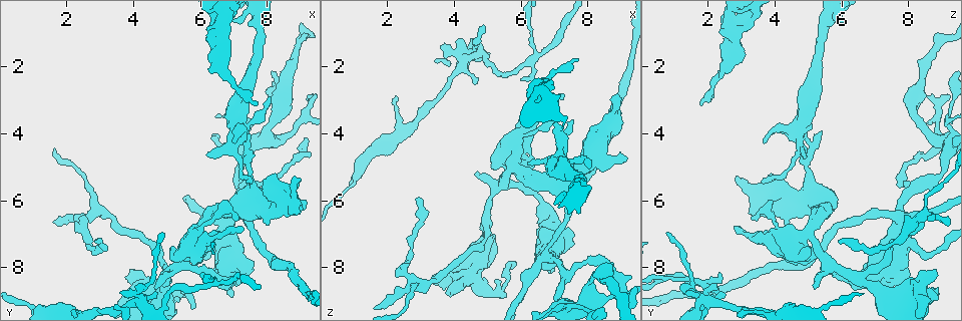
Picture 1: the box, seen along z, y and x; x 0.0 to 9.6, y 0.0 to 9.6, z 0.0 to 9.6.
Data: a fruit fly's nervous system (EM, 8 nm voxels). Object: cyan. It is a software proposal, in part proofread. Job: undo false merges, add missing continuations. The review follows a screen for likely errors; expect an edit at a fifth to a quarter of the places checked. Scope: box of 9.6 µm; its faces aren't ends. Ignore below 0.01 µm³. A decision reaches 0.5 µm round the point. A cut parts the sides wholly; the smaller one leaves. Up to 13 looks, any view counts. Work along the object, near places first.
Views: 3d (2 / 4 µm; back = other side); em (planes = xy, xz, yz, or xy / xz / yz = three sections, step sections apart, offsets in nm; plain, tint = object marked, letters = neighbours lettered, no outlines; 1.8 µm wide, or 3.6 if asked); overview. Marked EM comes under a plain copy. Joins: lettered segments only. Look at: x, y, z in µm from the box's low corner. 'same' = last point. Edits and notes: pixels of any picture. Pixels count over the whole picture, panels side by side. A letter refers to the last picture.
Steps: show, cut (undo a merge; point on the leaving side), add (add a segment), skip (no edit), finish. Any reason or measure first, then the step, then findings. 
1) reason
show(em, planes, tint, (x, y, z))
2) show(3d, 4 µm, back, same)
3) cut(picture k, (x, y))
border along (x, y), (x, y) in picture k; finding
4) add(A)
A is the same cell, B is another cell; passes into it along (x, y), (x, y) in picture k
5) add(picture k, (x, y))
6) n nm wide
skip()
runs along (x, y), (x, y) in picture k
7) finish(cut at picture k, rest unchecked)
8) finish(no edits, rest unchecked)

looks like a crossing
show(3d, 4 µm, (5.50, 7.95, 5.50))

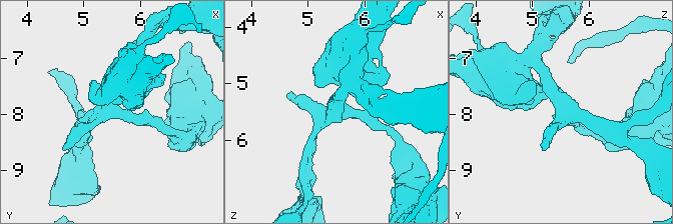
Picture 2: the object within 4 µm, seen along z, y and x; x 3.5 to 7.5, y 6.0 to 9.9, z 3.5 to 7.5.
4 arms; shape alone is not enough
show(em, yz, step 8, tint, (5.55, 7.95, 5.55))

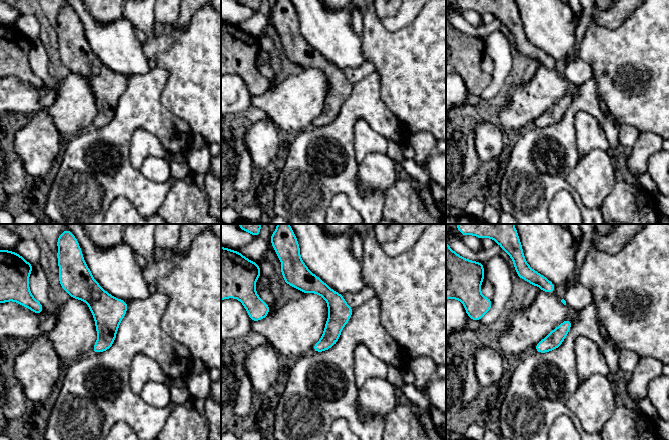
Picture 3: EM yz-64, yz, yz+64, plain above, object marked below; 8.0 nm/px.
show(em, planes, letters, same)

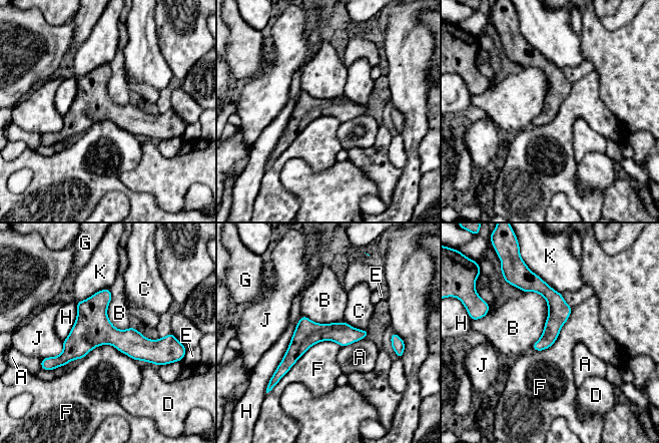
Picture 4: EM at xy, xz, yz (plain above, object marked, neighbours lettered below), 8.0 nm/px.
skip()
A, B, C, D, E, F, G, H, J and K are other cells; runs along (164, 340), (84, 338), (50, 360) in picture 4; continuous, no second neuron

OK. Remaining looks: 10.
show(em, planes, letters, (6.35, 8.50, 1.80))

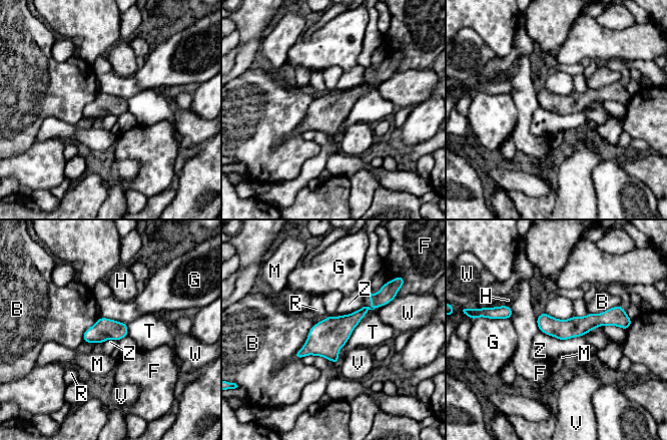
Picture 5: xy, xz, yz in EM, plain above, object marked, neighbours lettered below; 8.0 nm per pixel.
skip()
B, F, G, H, M, R, T, V, W and Z are other cells; border along (593, 329), (563, 340), (540, 331) in picture 5; one neuron here

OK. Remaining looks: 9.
sudden change in width
show(3d, 4 µm, (6.00, 6.85, 4.10))

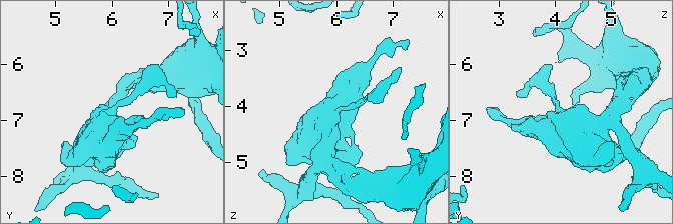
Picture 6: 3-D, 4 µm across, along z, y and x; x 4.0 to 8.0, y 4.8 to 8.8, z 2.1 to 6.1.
shape alone is not enough
show(em, xz, step 4, letters, (5.95, 6.85, 4.10))

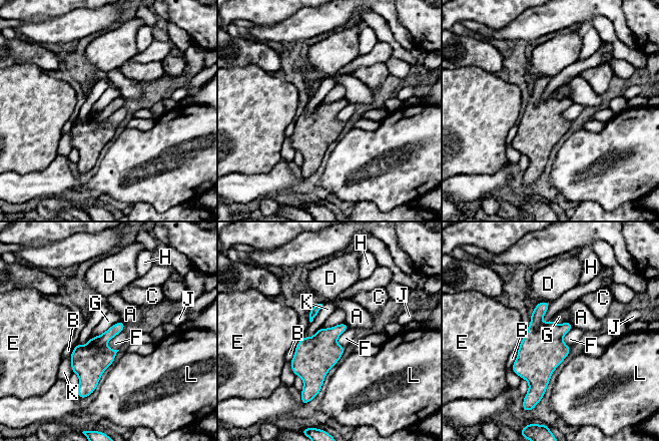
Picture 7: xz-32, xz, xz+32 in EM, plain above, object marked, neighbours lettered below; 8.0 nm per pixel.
cut it another way
show(em, yz, step 4, letters, same)

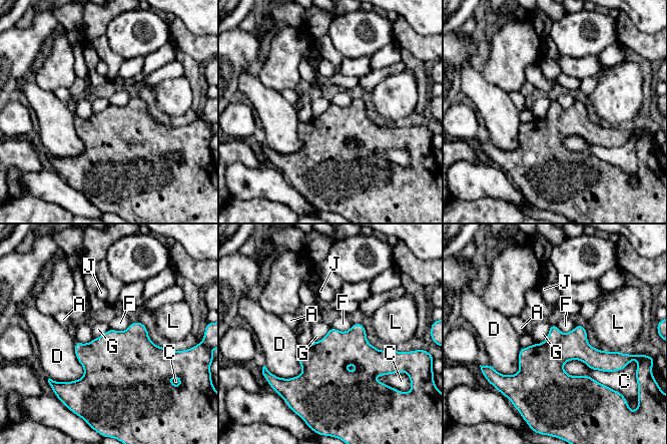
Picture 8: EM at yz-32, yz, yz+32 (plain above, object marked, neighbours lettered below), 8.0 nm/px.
260 nm wide
skip()
A, C, D, F, G, J and L are other cells; border along (550, 325), (548, 336), (535, 344) in picture 8; all the same neuron

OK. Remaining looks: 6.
a fork
show(em, 3.6 µm, xz, step 4, letters, (6.90, 8.25, 6.80))

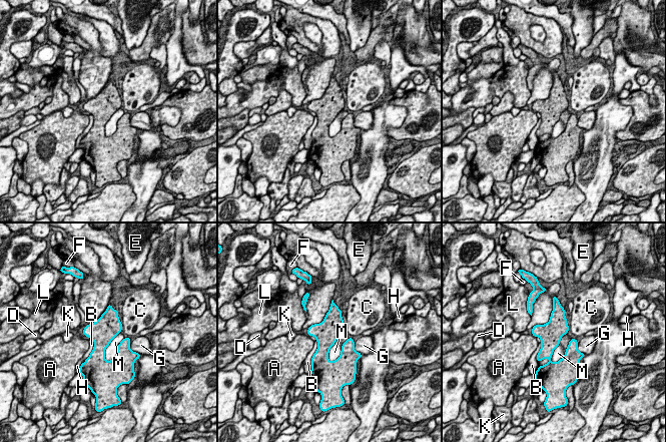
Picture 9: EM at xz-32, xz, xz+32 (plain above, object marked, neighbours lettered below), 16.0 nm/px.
another direction
show(em, 3.6 µm, planes, letters, same)

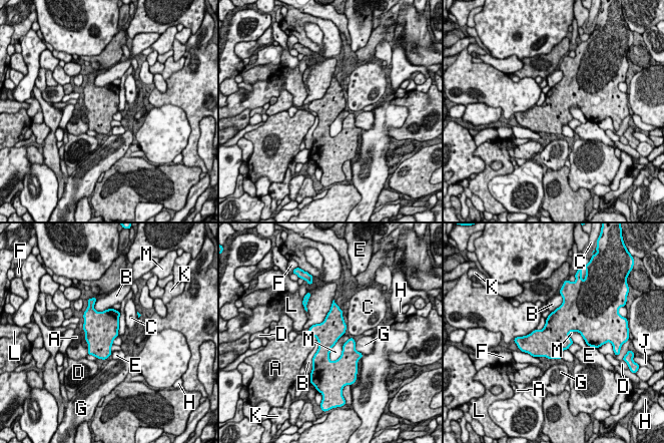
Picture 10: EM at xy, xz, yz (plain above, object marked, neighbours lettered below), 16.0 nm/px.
400 nm wide
skip()
A, B, C, D, E, F, G, H, J, K, L and M are other cells; one neuron here

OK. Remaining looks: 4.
four arms meet
show(em, 3.6 µm, xy, step 16, tint, (6.70, 6.45, 7.70))

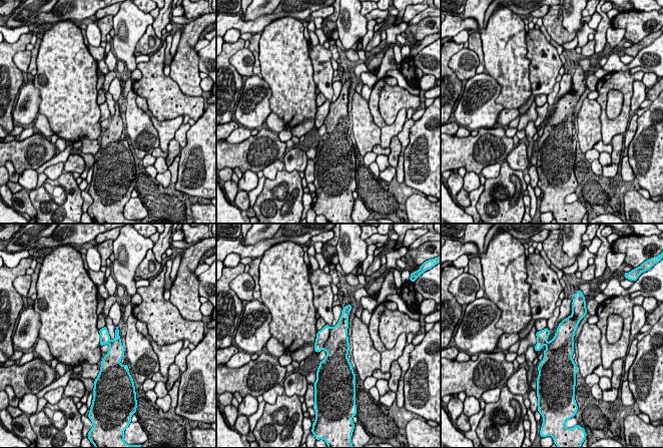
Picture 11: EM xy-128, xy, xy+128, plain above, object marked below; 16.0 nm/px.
show(em, 3.6 µm, planes, letters, same)

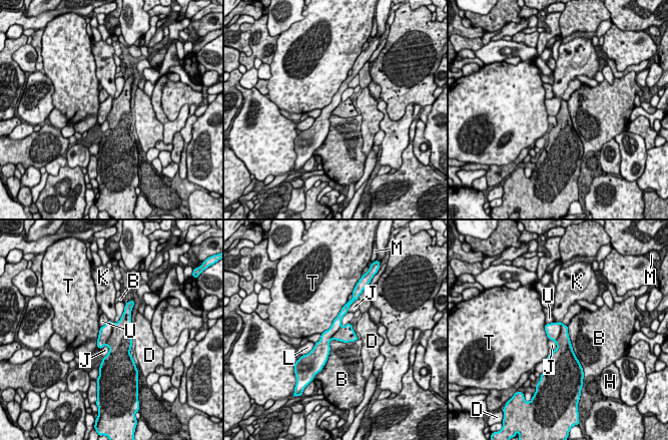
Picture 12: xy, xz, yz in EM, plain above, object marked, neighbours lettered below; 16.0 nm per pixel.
T touches over 700 nm
cut(picture 12, (105, 332))
B, D, H, J, K, L, M, T and U are other cells; border along (113, 324), (111, 335), (105, 344) in picture 12; two neurons meet here

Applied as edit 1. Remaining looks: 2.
finish(cut at picture 12, rest unchecked)

